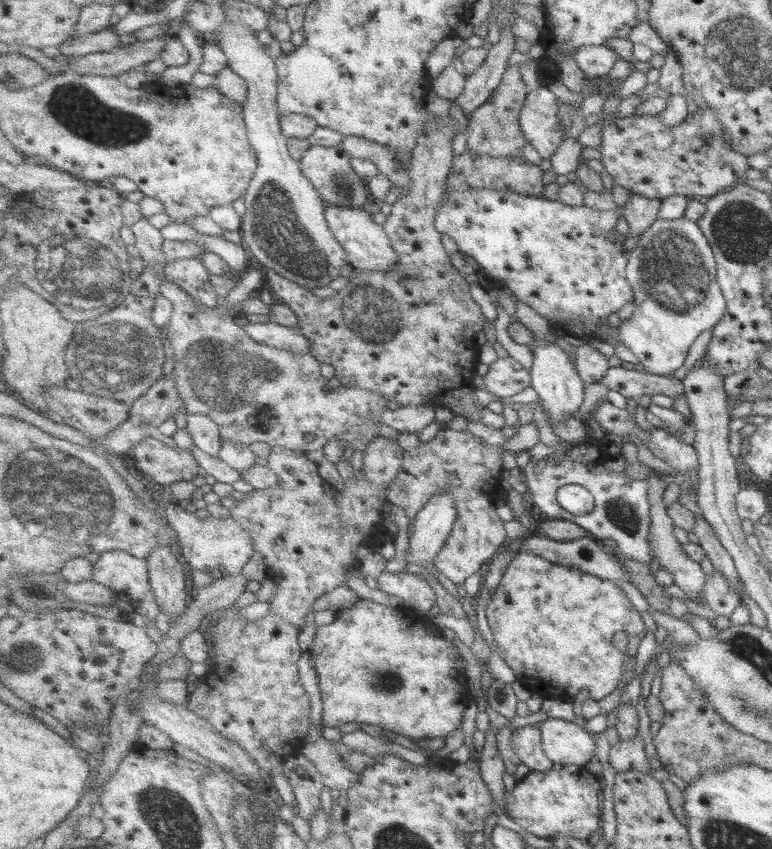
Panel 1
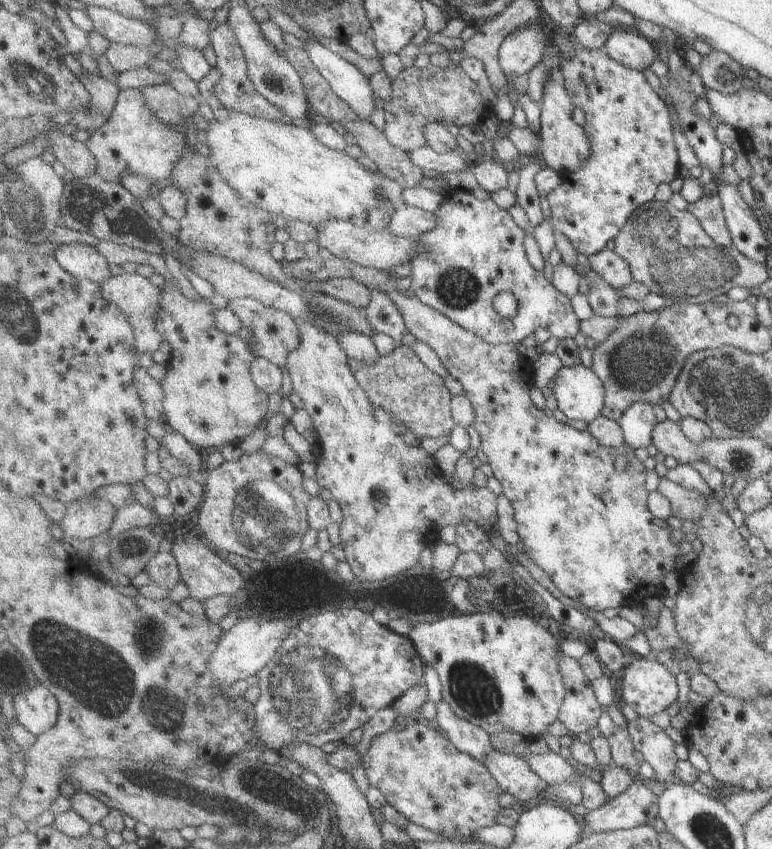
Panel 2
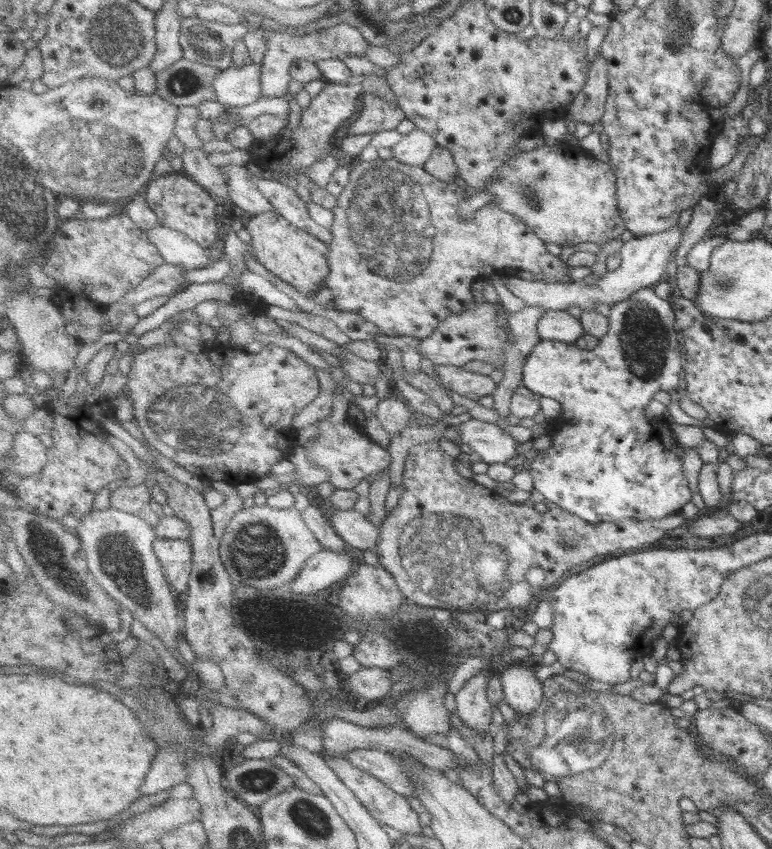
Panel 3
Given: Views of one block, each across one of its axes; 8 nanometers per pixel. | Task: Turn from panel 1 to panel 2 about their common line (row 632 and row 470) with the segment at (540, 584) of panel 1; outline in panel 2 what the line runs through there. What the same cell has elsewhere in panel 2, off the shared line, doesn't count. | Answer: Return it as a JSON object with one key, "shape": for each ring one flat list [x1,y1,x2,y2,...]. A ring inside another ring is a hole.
{"shape":[[321,256,307,257,282,264,296,278,306,278,315,283,336,278,356,278,369,288,378,288,392,296,404,314,410,333,434,349,450,375,464,384,466,395,476,408,478,420,475,429,483,440,482,451,488,456,488,463,495,478,502,484,504,494,514,504,524,551,552,576,562,592,586,608,600,612,623,606,640,607,650,597,666,595,664,578,669,572,677,571,681,544,677,546,672,543,674,528,666,520,657,518,649,508,646,486,648,470,644,462,636,456,632,446,624,444,621,448,615,448,602,445,589,430,580,432,578,428,540,410,530,396,534,362,518,352,520,343,492,345,486,342,477,333,469,332,453,322,446,314,424,304,412,288,406,294,400,294,395,278,388,271,340,257,330,260,324,260],[618,456,629,459,623,472,616,468]]}

